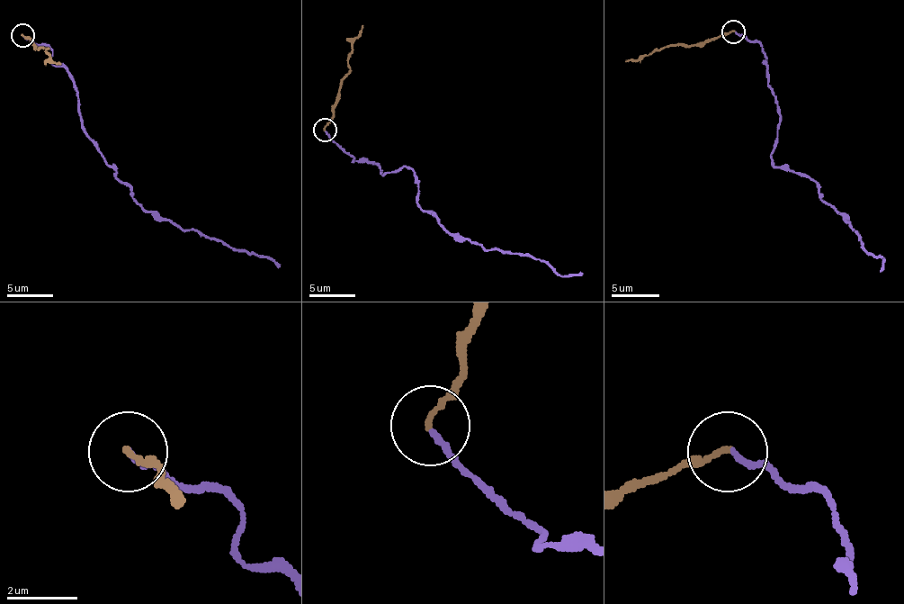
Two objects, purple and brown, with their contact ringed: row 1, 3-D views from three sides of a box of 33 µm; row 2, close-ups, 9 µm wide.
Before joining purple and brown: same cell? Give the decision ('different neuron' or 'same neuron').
different neuron

